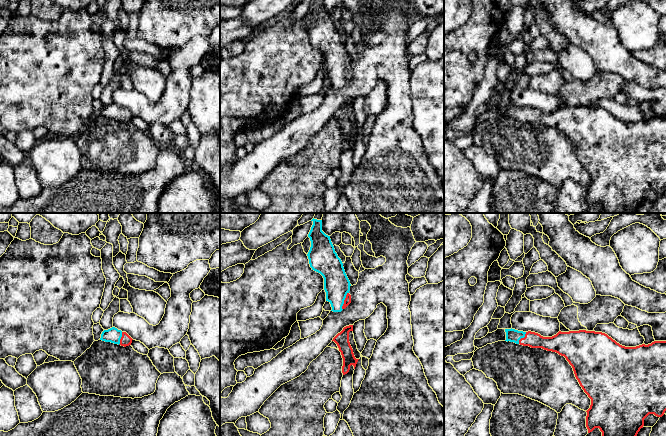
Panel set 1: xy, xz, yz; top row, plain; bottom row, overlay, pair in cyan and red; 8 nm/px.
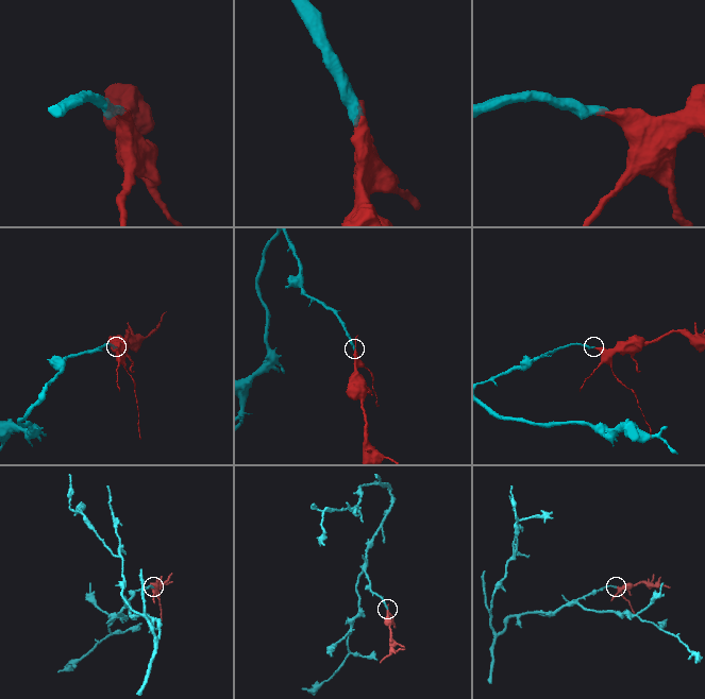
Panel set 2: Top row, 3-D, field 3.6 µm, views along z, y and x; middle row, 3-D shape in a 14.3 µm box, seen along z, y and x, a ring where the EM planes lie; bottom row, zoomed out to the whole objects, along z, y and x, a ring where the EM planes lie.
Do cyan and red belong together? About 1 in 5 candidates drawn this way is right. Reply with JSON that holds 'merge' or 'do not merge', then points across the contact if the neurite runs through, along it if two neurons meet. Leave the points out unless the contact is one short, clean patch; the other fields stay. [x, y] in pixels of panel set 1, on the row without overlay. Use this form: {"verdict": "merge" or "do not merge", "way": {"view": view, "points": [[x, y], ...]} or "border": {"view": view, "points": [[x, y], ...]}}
{"verdict": "merge", "way": {"view": "xz", "points": [[336, 59], [337, 70], [343, 77], [347, 77]]}}

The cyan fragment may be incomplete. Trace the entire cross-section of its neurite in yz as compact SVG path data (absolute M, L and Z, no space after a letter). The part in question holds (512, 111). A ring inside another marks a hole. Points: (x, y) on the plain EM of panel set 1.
M505 105L506 116L556 128L564 132L572 142L576 155L584 168L591 175L590 184L586 187L586 203L588 209L599 204L602 213L636 213L644 202L644 195L649 190L662 193L666 187L666 117L654 117L651 120L636 123L625 123L617 119L607 110L595 107L559 107L552 113L543 113L535 108L523 108Z

